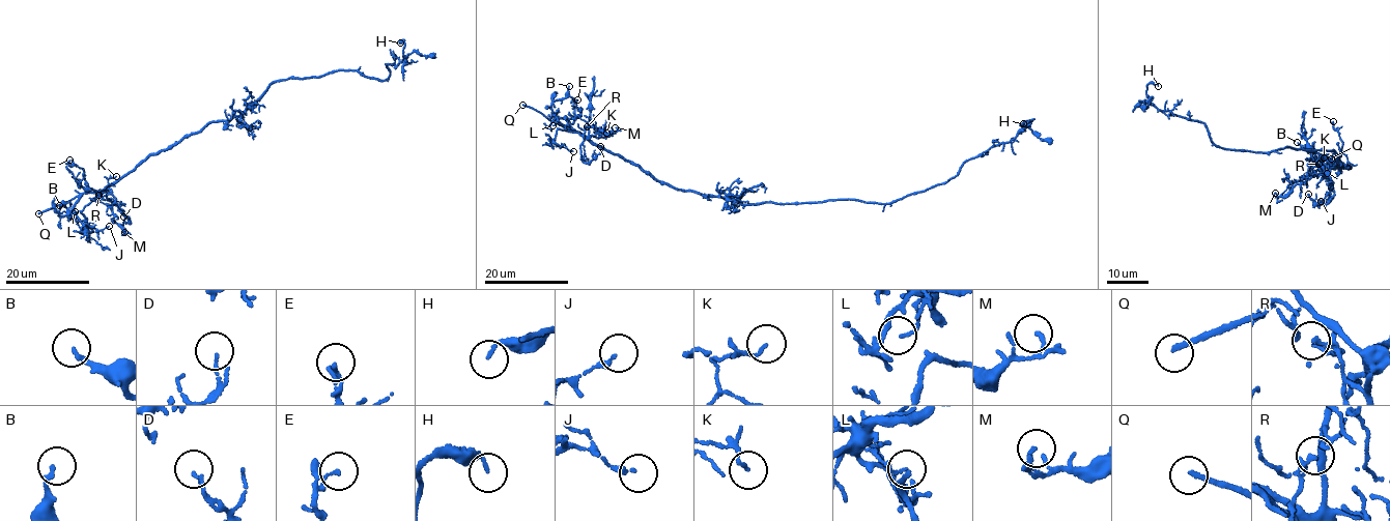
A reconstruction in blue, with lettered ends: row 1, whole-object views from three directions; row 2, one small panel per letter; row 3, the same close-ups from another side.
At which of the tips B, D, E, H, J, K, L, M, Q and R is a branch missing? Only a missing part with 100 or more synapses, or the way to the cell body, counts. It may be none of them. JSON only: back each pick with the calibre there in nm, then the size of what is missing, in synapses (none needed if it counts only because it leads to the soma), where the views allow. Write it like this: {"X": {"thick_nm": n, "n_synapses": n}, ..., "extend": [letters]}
{"Q": {"thick_nm": 180}, "extend": ["Q"]}

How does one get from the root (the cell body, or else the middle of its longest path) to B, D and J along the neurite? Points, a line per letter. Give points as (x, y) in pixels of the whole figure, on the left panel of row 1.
B: (273, 83), (238, 115), (213, 121), (102, 191), (85, 192), (63, 215), (59, 205)
D: (273, 83), (238, 115), (213, 121), (159, 150), (110, 186), (107, 199), (123, 216)
J: (273, 83), (238, 115), (213, 121), (153, 152), (81, 211), (95, 229), (109, 226)

